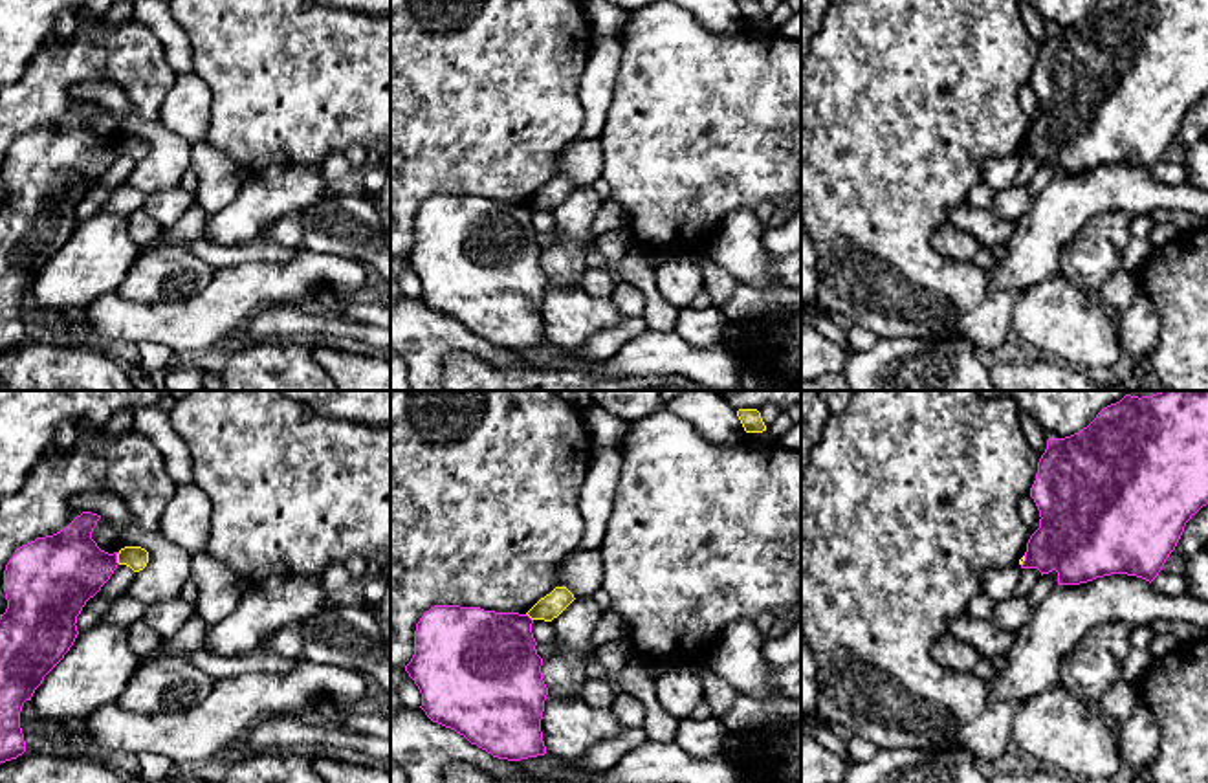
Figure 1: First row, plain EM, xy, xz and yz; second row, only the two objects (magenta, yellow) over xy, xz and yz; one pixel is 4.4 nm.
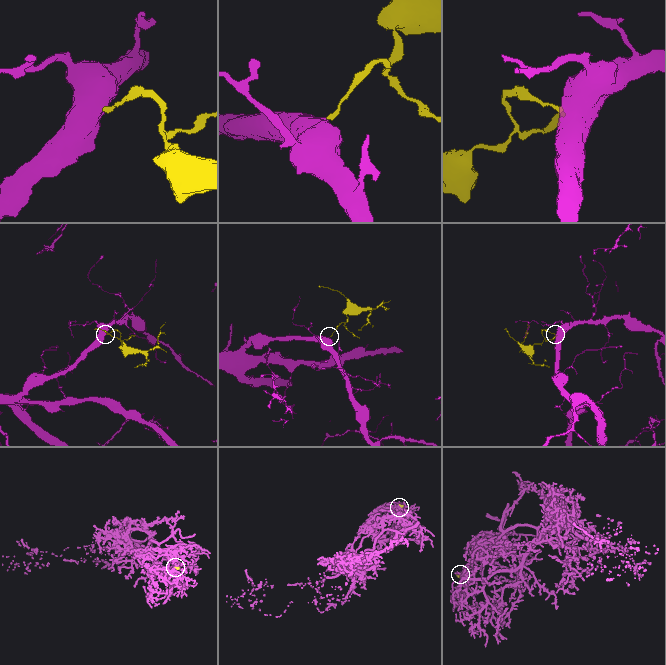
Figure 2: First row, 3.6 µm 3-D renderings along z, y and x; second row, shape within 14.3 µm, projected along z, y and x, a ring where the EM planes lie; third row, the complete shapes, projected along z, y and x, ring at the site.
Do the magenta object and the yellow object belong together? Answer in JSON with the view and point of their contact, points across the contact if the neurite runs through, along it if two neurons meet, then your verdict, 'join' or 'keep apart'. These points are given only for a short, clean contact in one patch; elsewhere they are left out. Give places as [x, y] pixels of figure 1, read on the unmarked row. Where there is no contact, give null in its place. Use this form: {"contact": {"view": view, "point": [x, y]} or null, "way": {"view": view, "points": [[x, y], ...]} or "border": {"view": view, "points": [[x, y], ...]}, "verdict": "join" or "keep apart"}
{"contact": {"view": "xy", "point": [116, 147]}, "border": {"view": "xy", "points": [[120, 142], [118, 153]]}, "verdict": "keep apart"}

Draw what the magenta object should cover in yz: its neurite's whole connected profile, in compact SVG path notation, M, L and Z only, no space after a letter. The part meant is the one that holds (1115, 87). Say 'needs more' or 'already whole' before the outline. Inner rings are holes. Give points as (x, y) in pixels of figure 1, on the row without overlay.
already whole | M1100 0L1080 22L1047 29L1047 39L1038 51L1030 86L1041 108L1039 117L1027 132L1021 158L1038 158L1041 165L1056 160L1058 174L1080 174L1111 163L1137 165L1151 172L1175 139L1186 112L1208 94L1208 0Z

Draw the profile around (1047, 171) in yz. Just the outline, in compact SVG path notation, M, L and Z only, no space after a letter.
M1052 160L1049 163L1043 163L1038 172L1032 176L1030 183L1027 185L1027 191L1030 198L1034 200L1058 174L1058 161Z

